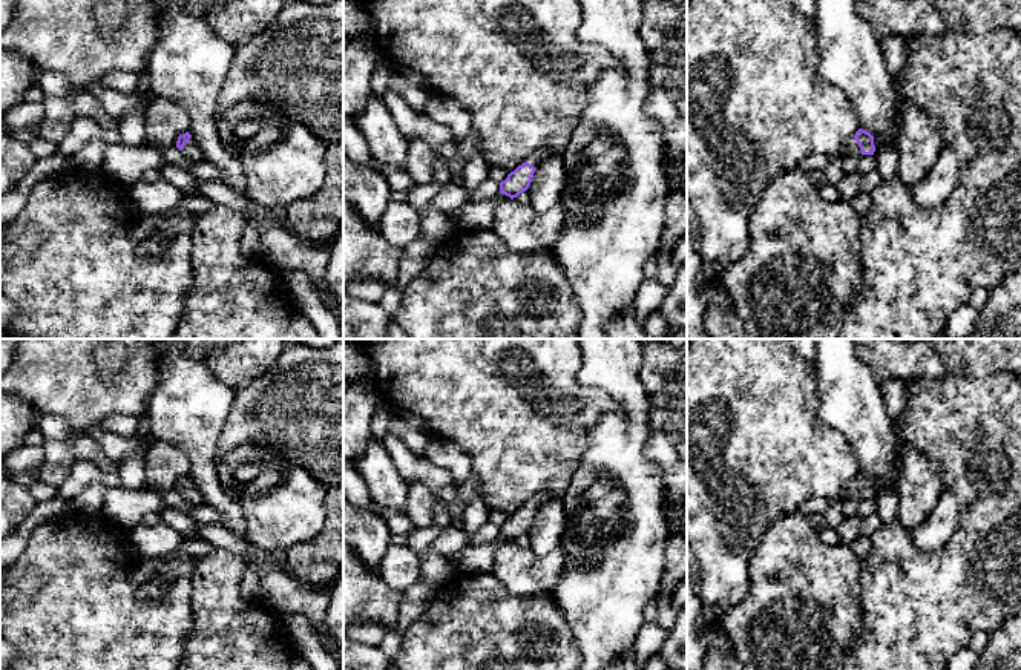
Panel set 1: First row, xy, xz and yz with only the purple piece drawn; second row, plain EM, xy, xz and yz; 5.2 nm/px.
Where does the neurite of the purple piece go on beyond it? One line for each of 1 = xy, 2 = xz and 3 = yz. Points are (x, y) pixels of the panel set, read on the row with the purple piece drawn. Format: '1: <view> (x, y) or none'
1: xy (192, 151)
2: xz (537, 158)
3: yz (851, 147)

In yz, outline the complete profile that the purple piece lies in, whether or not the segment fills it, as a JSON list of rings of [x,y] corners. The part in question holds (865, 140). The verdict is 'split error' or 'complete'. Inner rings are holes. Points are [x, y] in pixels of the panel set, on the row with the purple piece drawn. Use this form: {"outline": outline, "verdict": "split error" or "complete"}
{"outline": [[[858,129],[842,147],[839,156],[842,159],[848,156],[860,158],[862,155],[874,155],[874,152],[874,136],[869,132]]], "verdict": "split error"}

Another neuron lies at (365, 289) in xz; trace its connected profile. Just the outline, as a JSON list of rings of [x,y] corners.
[[[360,278],[343,284],[343,293],[346,296],[360,299],[363,302],[379,304],[386,290],[388,285],[374,278]]]

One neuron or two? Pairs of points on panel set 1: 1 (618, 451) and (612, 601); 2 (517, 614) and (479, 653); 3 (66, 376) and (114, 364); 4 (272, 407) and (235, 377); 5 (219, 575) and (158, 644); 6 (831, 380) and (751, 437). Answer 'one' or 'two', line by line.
1: one
2: one
3: two
4: two
5: two
6: two

